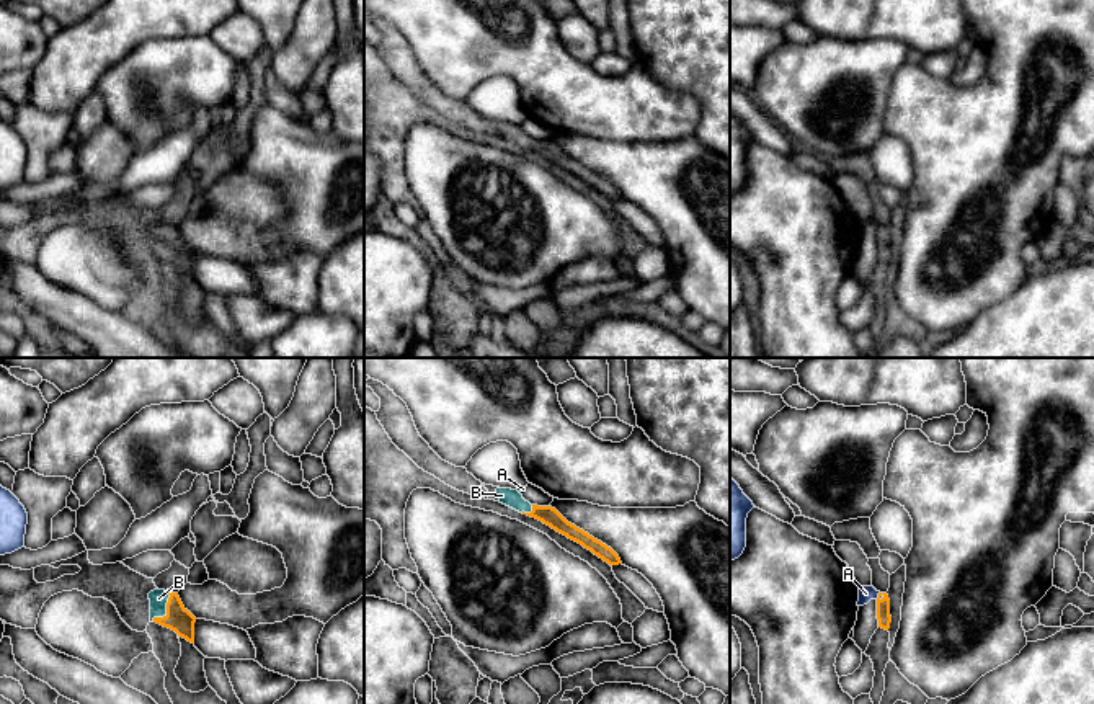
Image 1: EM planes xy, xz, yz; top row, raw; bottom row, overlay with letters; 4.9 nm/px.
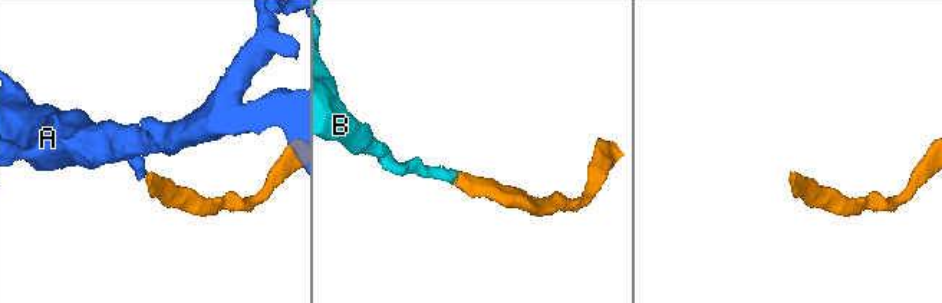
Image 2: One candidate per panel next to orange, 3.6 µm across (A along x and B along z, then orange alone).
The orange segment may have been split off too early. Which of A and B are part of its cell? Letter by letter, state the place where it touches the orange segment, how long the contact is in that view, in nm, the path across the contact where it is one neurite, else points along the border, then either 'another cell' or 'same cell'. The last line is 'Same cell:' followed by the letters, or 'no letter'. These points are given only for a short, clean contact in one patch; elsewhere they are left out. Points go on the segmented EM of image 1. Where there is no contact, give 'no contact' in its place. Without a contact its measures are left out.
A: yz (879, 595) | 40 nm | along yz (879, 592), (876, 598) | another cell
B: xy (167, 610) | 170 nm | across xy (182, 621), (167, 610), (159, 598) | same cell
Same cell: B

